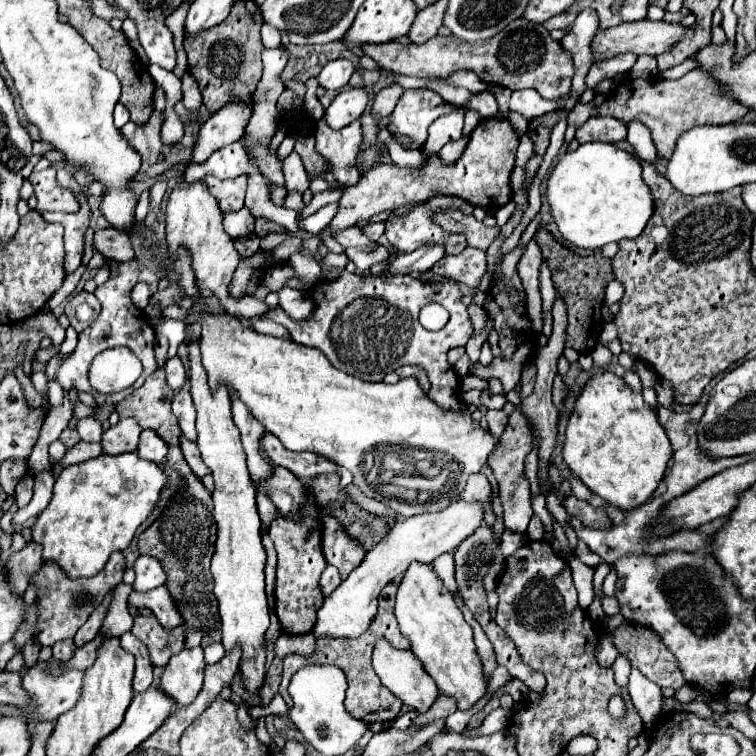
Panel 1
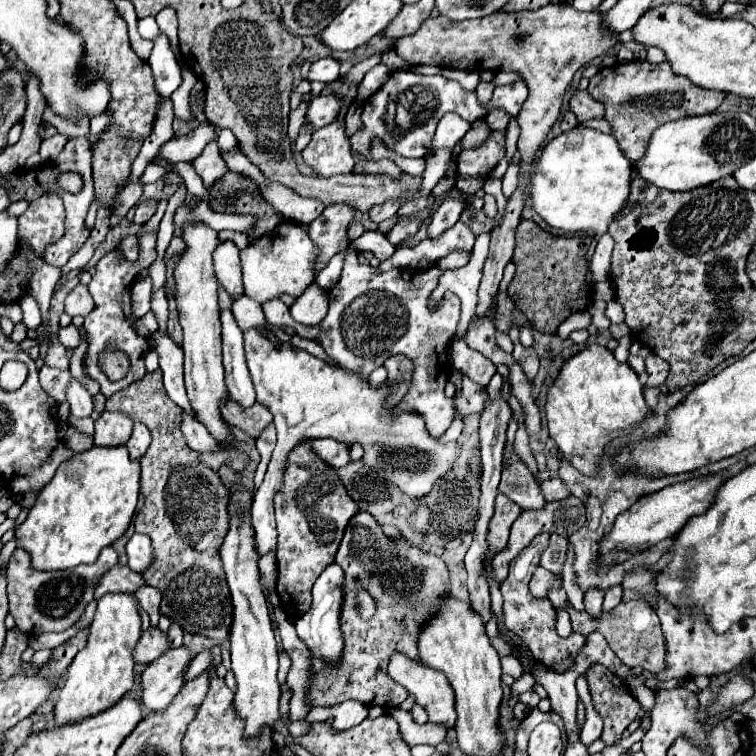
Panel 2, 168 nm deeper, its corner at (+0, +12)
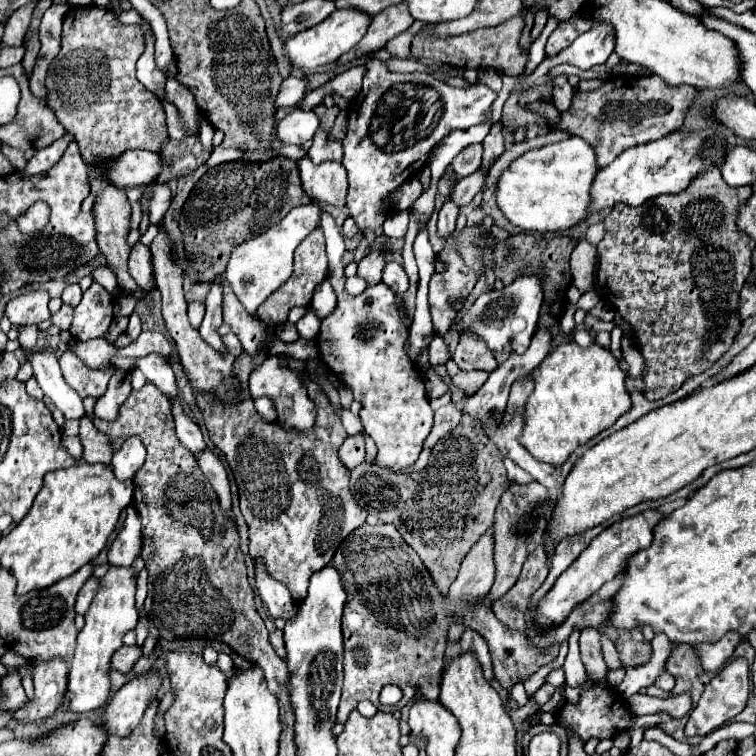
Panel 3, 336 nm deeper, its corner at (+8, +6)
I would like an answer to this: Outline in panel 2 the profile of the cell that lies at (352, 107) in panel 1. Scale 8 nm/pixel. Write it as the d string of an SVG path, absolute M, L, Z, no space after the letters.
M317 96L309 102L309 110L307 110L307 116L305 120L315 128L323 128L327 124L331 124L337 114L339 114L339 108L341 108L341 100L337 100L335 96Z

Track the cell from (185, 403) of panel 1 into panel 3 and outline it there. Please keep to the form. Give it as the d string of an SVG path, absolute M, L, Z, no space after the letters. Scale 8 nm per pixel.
M205 448L205 454L201 454L201 458L195 458L201 472L205 474L205 478L211 482L213 490L217 492L219 496L219 502L221 502L221 508L225 512L225 516L233 516L231 514L231 494L229 494L229 480L227 480L227 472L221 464L221 460L217 458L217 454L209 448Z

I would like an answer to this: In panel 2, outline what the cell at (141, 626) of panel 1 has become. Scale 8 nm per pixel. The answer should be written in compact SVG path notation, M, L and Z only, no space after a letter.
M149 628L141 634L135 650L133 650L133 660L141 664L153 662L157 656L167 652L167 634L163 634L159 628Z

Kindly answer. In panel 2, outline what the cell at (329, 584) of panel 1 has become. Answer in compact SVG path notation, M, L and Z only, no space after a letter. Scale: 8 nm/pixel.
M329 564L313 584L311 608L295 620L297 634L309 646L311 654L331 666L339 664L341 654L343 654L343 646L345 646L345 638L341 632L341 622L339 622L341 606L343 606L343 584L345 584L345 572L341 570L341 566Z

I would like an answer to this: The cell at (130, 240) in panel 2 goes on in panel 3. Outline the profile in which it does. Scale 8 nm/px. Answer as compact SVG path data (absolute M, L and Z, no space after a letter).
M137 242L129 254L129 274L143 290L151 290L153 284L153 268L151 268L151 252L147 246Z

